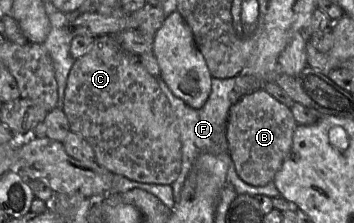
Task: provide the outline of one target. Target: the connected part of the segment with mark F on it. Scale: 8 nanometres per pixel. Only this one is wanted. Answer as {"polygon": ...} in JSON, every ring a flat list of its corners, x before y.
{"polygon":[[160,75,155,78,157,79,162,92,168,99,171,109,176,117,181,139,181,170,177,179,171,184,175,203,177,203,176,197,180,197,177,195,179,185,184,185,193,167,195,159,203,152,209,152,218,155,225,163,228,164,226,185,232,185,234,187,234,190,238,194,247,193,252,196,261,194,271,198,281,196,281,193,273,182,270,182,264,186,252,186,244,182,237,175,235,167,229,155,228,143,225,134,226,120,230,107,234,103,236,103,242,96,261,89,263,84,267,82,262,82,252,76,247,75,237,75,235,77,227,79,212,77,211,92,209,94,209,97,200,109,194,109,188,106,182,99,175,96]]}

